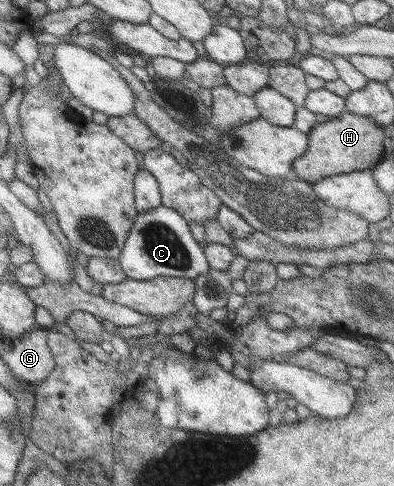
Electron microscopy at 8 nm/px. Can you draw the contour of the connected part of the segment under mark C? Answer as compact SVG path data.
M162 205L139 213L118 258L119 266L126 277L146 281L156 277L196 279L206 275L210 266L203 251L203 244L194 240L189 225L179 212Z

